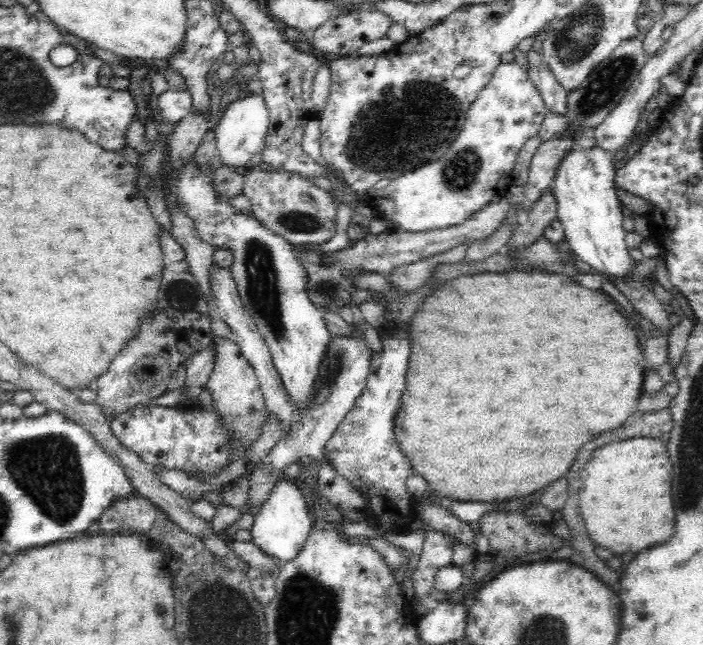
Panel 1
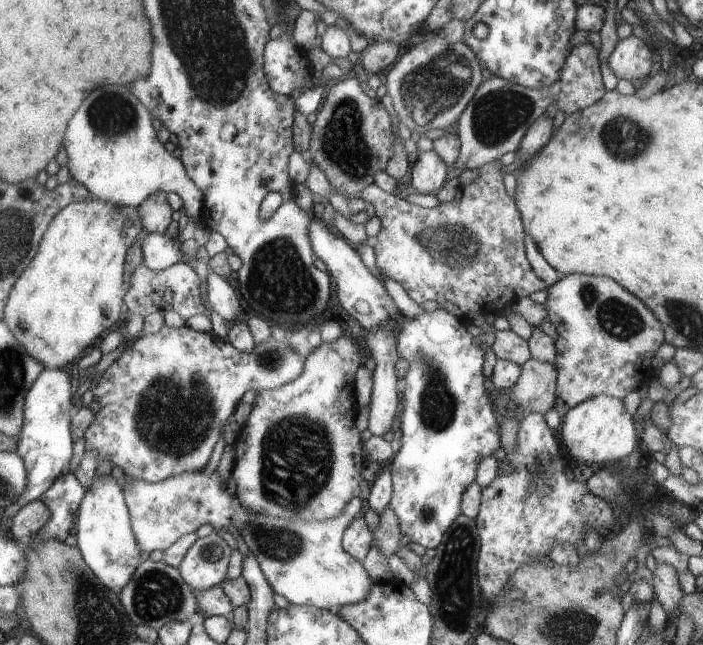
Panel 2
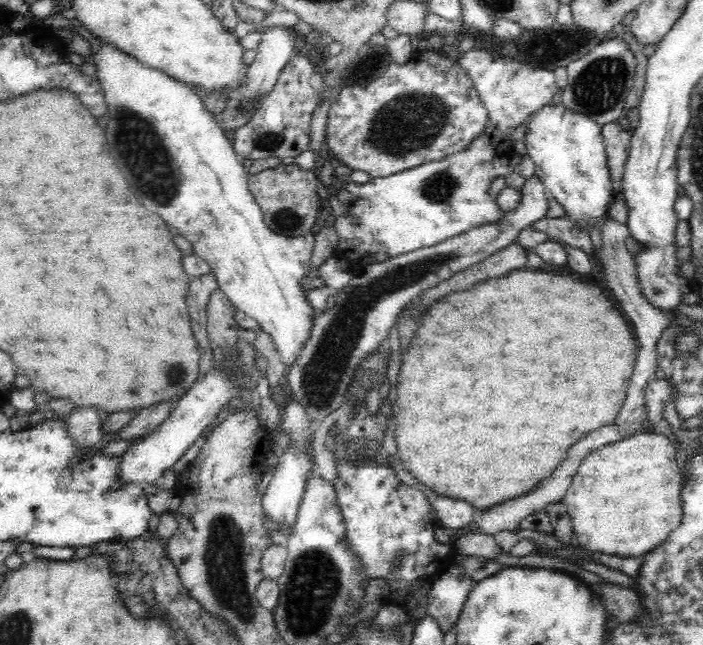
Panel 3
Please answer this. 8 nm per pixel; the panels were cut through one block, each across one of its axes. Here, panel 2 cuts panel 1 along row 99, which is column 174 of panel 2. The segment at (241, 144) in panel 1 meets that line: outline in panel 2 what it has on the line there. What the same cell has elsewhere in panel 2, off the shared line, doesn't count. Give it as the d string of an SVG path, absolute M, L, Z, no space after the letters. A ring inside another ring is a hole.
M179 230L175 234L175 238L164 236L159 232L147 233L140 244L143 266L147 266L149 270L160 271L167 269L168 266L179 264L181 242L176 238L178 235Z

